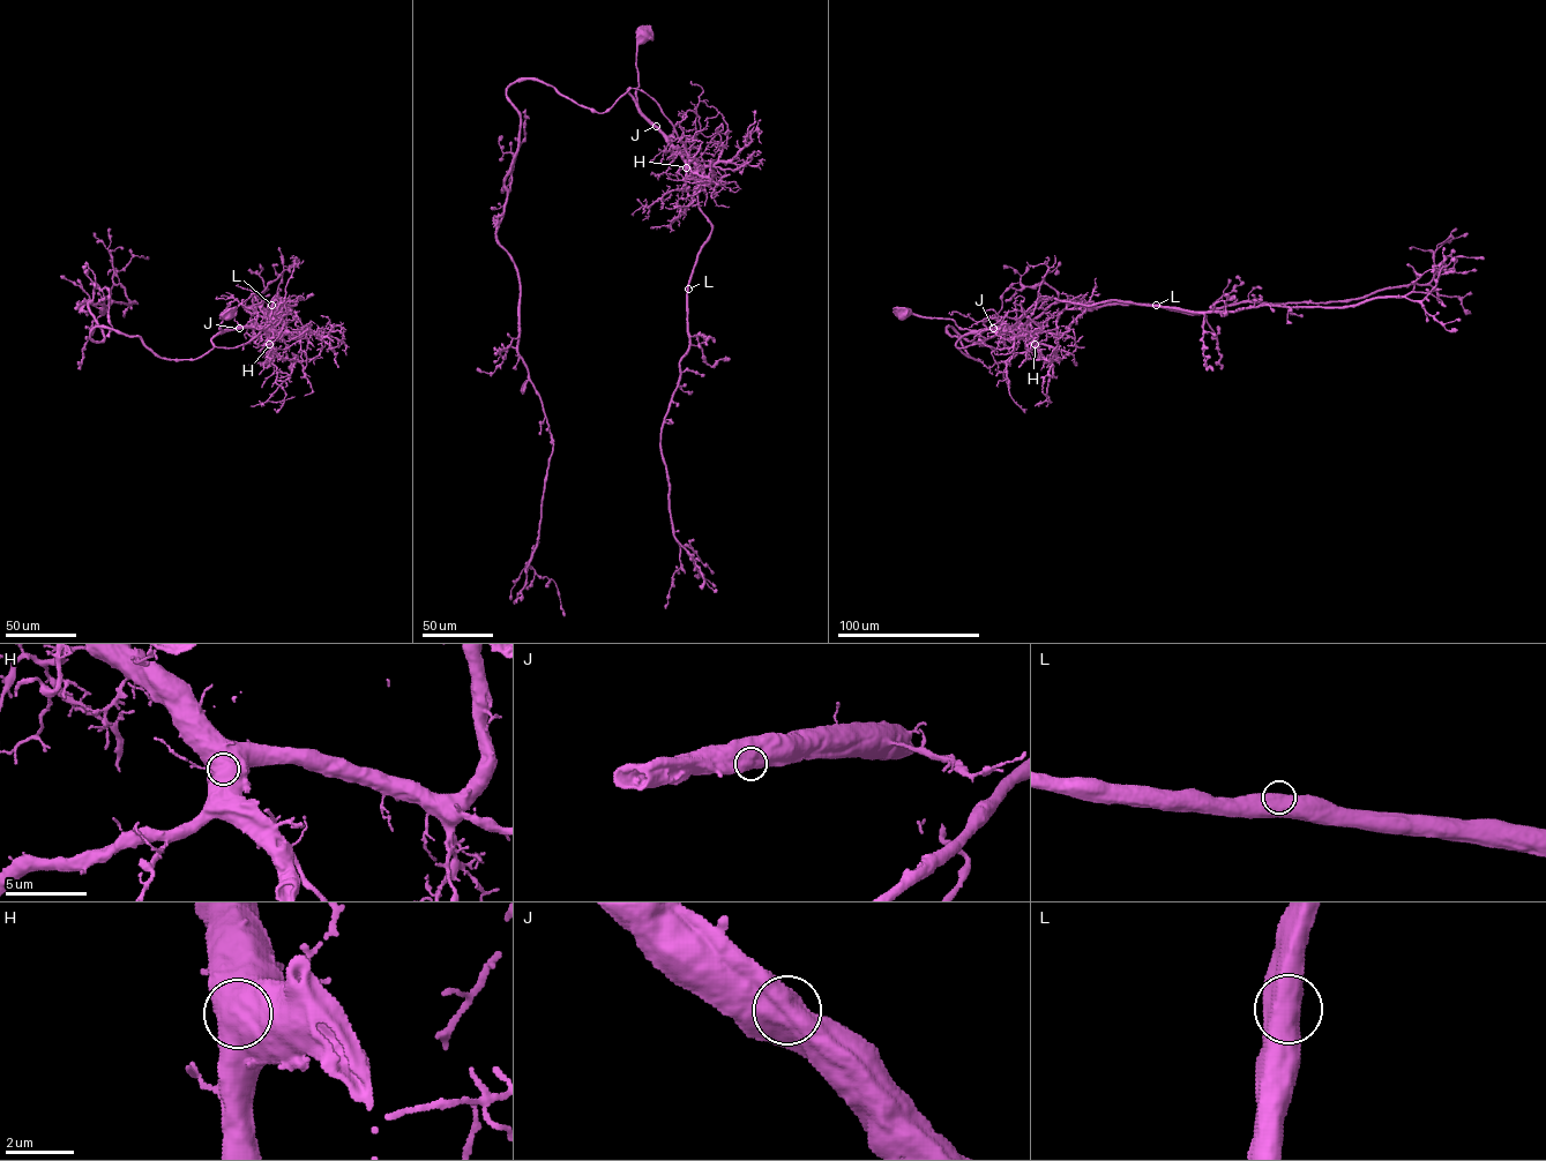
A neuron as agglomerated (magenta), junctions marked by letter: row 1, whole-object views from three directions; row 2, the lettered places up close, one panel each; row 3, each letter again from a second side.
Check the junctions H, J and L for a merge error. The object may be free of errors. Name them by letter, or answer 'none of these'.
none of these

